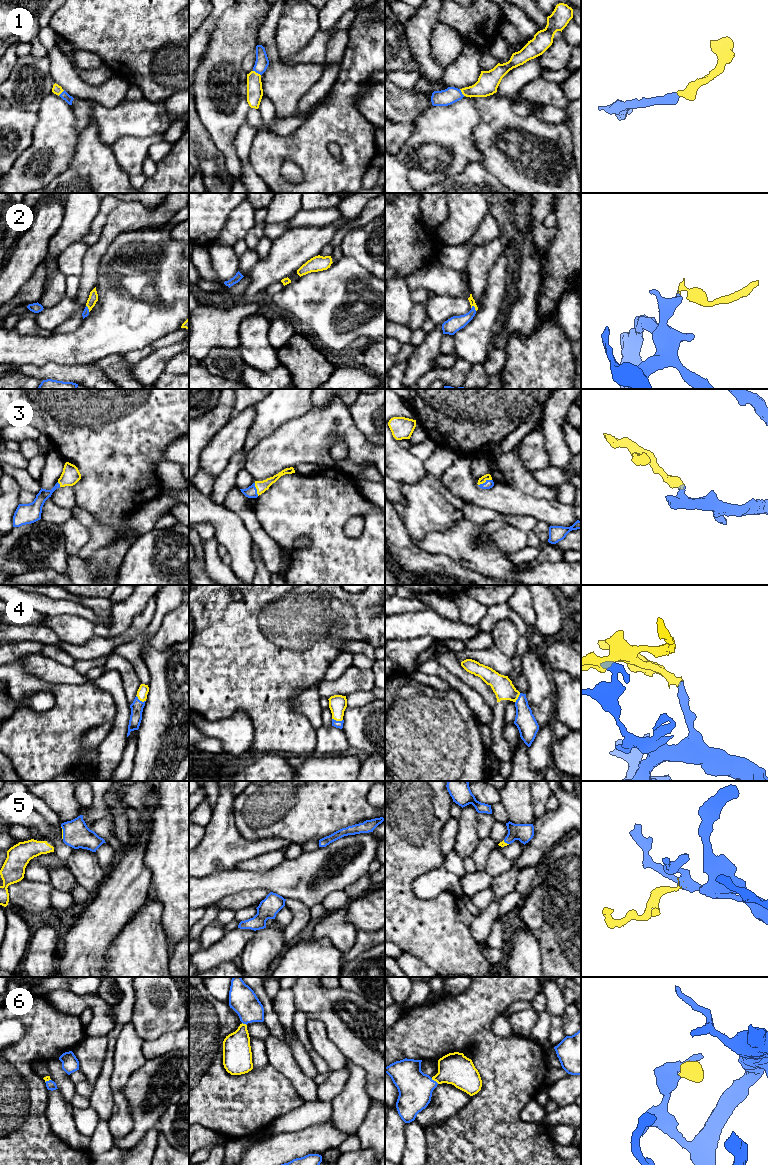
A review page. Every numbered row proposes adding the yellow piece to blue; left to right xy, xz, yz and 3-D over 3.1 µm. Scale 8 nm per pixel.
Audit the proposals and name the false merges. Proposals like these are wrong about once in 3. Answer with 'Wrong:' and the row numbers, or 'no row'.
Wrong: no row

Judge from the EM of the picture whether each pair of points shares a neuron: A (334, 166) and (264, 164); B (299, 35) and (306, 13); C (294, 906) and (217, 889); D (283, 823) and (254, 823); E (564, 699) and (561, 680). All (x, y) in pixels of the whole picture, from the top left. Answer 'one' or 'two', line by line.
A: one
B: one
C: two
D: one
E: one

